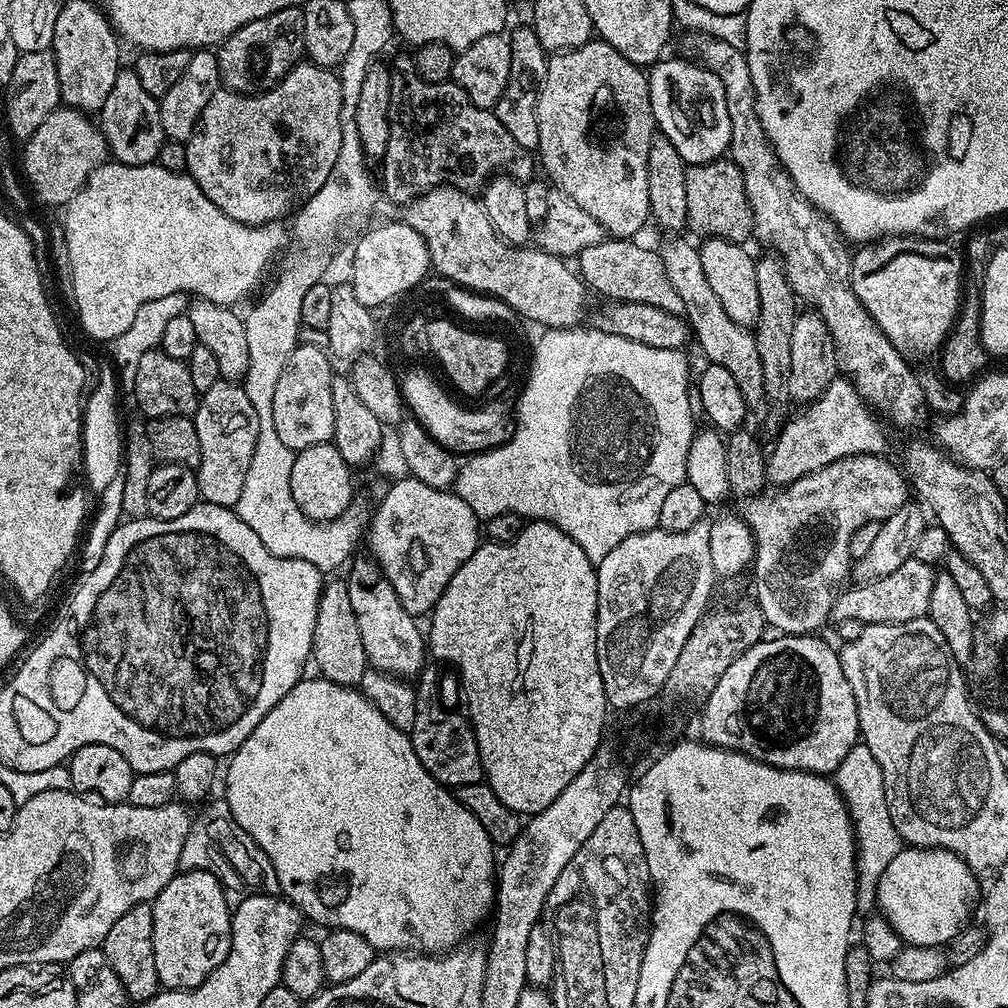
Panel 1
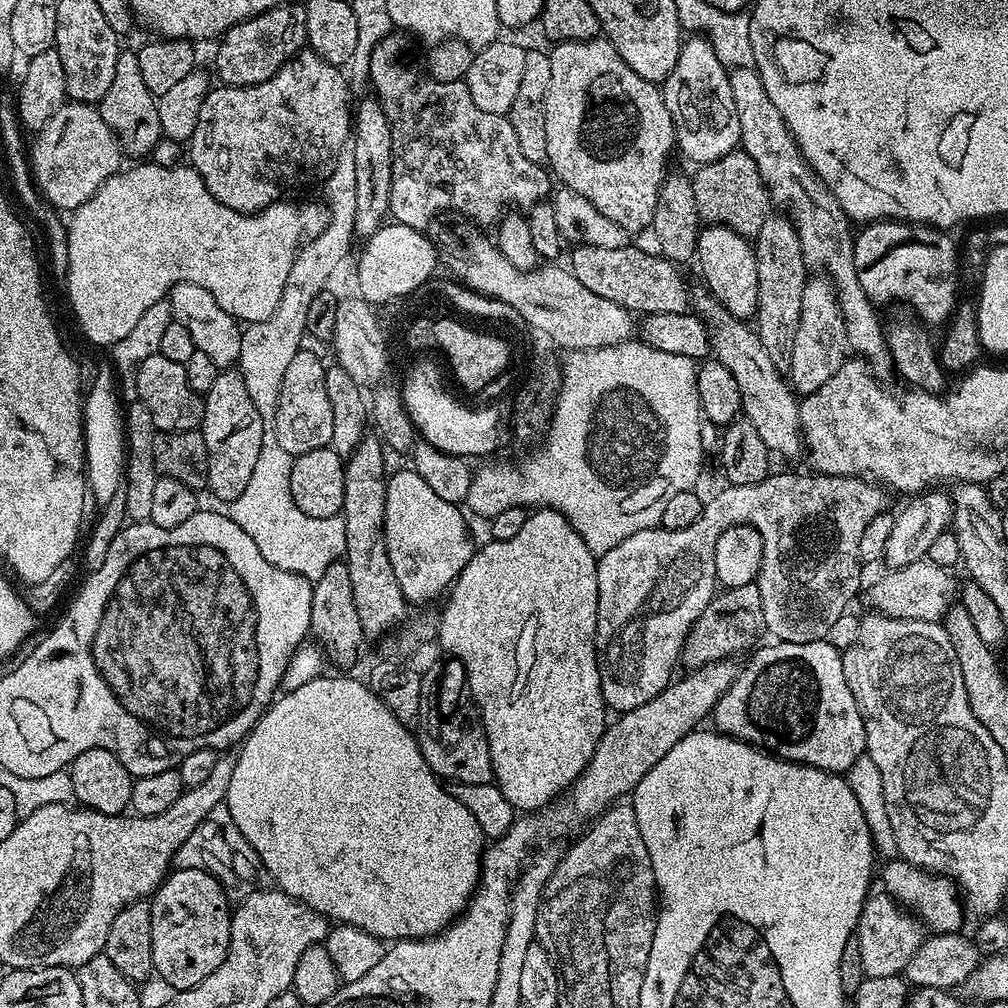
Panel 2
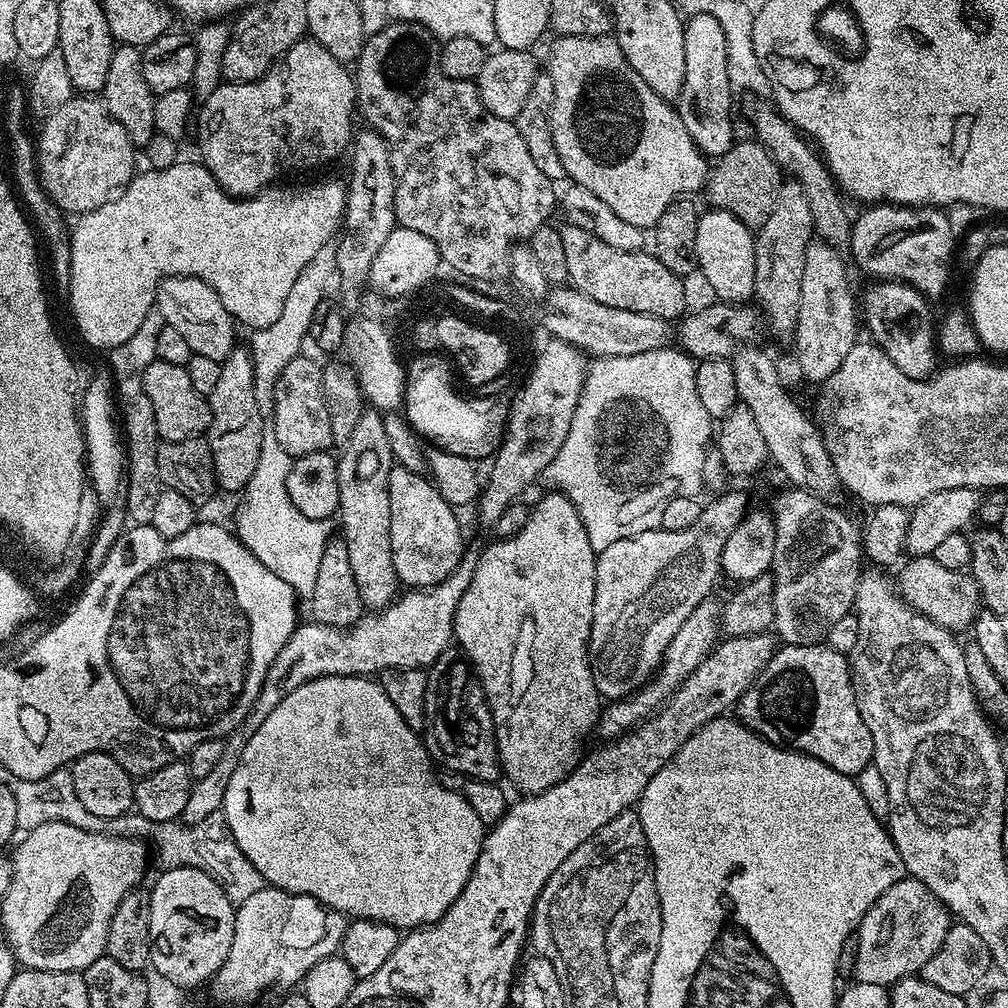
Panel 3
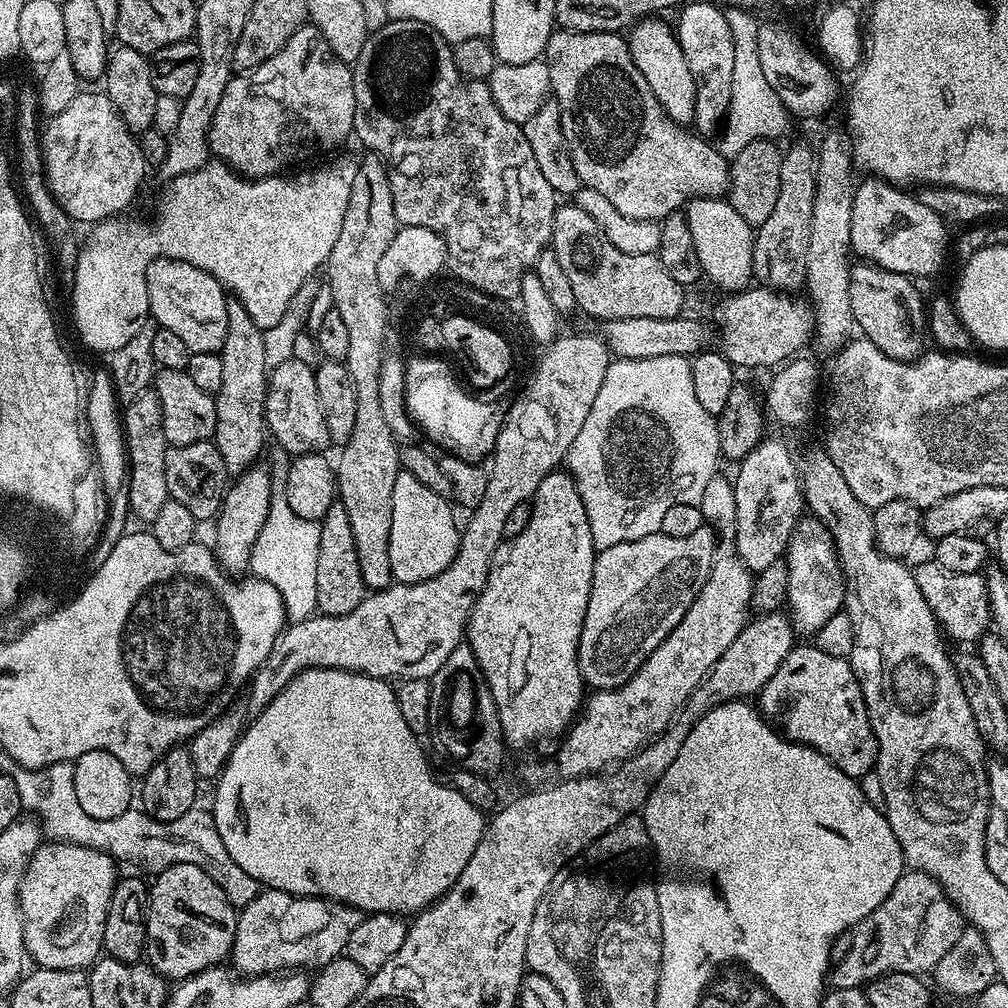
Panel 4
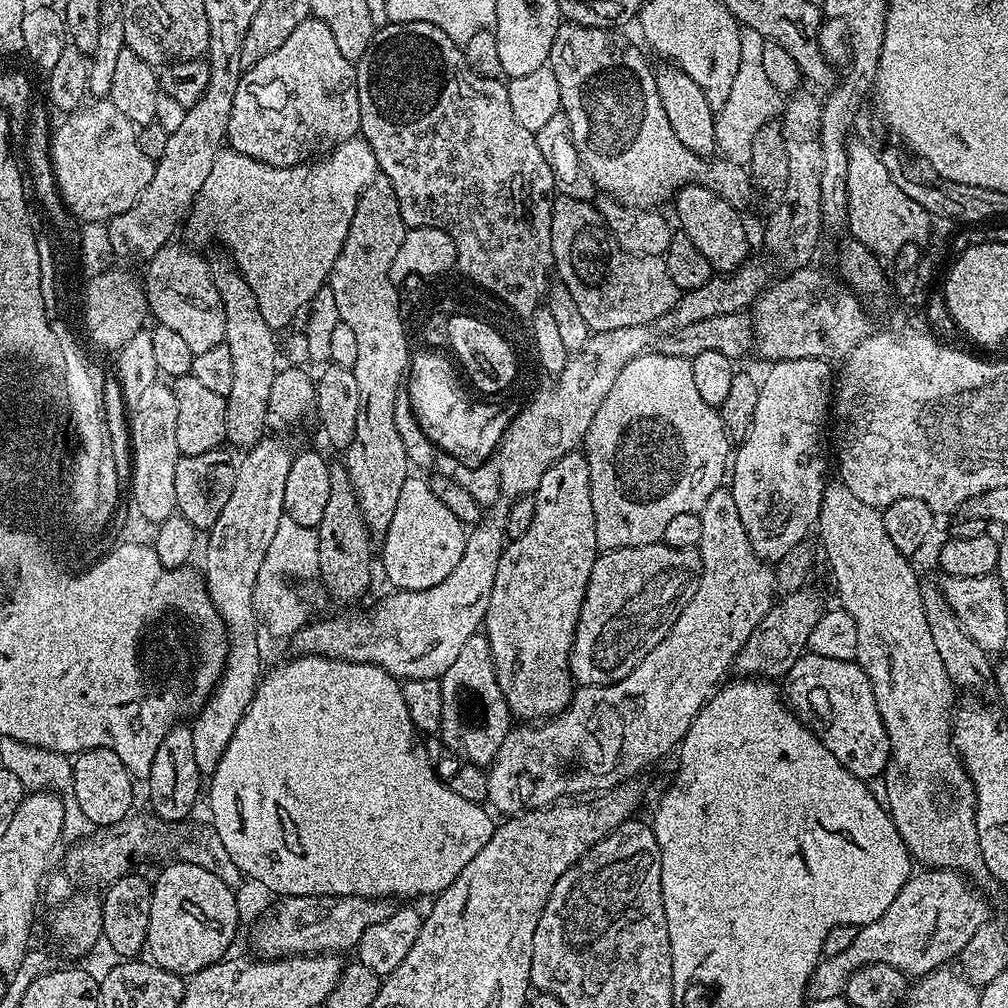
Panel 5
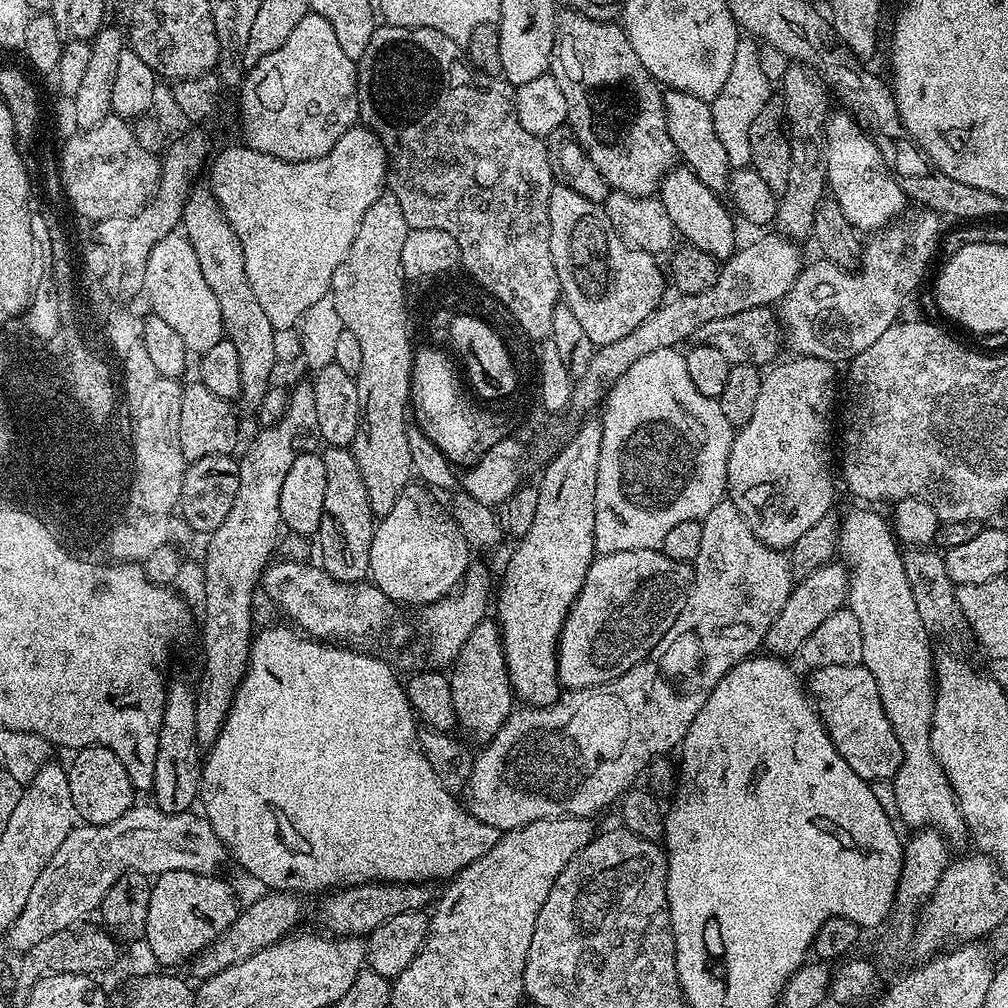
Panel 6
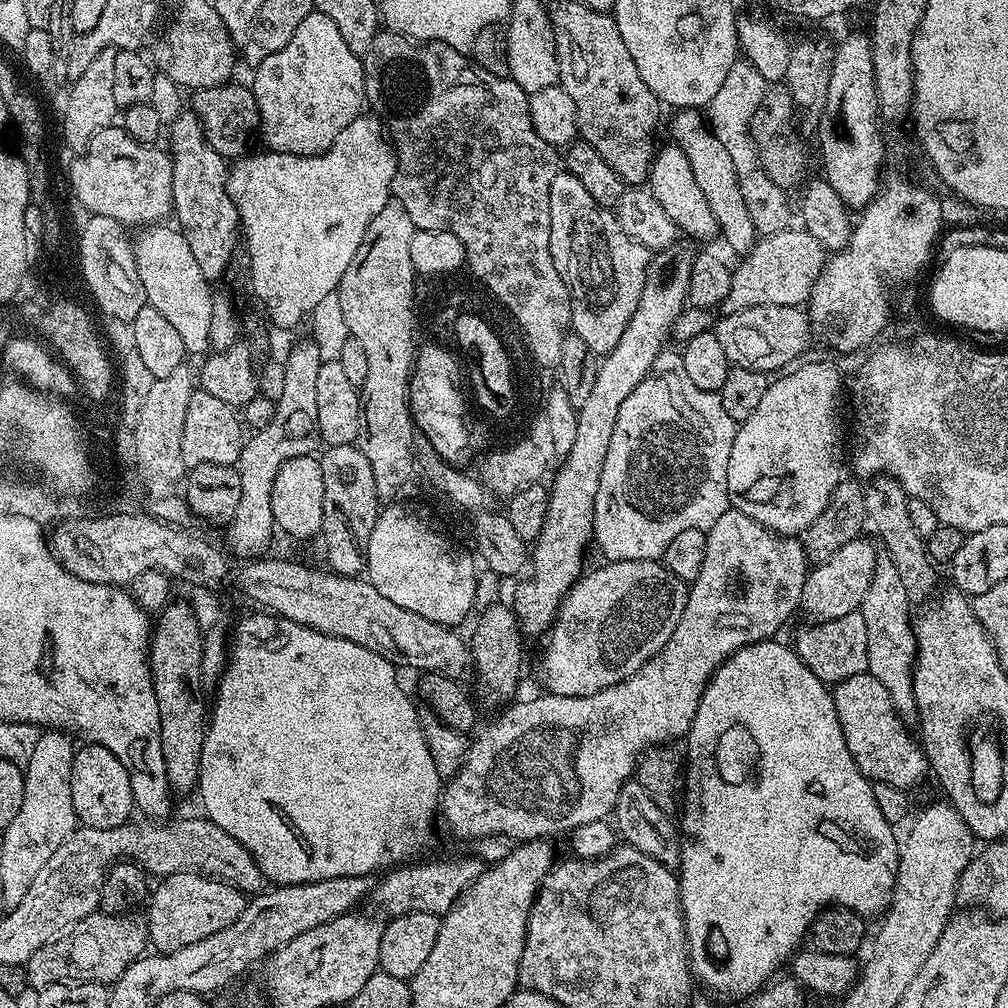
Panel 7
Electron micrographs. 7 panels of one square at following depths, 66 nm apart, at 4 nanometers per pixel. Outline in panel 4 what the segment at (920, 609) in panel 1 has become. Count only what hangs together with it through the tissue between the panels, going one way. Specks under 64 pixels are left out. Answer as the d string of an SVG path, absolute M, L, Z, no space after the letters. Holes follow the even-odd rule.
M933 562L915 565L914 575L918 590L922 590L922 598L926 598L936 623L949 637L952 635L956 640L976 642L989 631L992 624L992 611L988 587L980 572L954 574L954 570L945 570L944 567Z

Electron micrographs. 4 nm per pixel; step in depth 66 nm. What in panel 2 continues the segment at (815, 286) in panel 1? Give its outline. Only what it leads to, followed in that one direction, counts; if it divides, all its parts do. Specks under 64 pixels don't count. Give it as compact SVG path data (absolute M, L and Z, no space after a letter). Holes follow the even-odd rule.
M755 67L733 68L728 77L730 94L734 94L734 110L738 114L739 147L747 156L754 158L769 197L789 208L787 211L796 226L805 265L809 269L816 268L812 270L823 270L830 277L846 326L849 349L867 360L877 373L889 371L890 357L884 340L884 324L876 313L879 312L877 305L872 303L866 290L862 290L862 282L858 282L858 270L854 270L854 228L847 214L824 181L804 160L782 114L778 114L778 106L770 102L770 94L766 94L766 86L762 86L762 78Z

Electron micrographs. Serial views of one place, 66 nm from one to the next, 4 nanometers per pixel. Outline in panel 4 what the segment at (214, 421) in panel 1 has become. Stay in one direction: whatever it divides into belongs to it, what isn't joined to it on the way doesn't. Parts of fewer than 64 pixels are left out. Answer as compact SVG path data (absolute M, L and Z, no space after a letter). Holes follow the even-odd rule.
M235 298L226 306L226 342L220 347L222 358L222 390L214 393L216 398L216 435L214 443L222 462L230 474L239 474L253 467L264 448L266 425L264 403L268 393L269 366L266 362L264 333L246 314L246 306Z

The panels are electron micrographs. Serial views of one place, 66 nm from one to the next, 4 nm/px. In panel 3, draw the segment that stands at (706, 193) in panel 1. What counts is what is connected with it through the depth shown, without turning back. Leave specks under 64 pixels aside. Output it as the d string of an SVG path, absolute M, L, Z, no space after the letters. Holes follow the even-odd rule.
M752 138L747 139L741 144L740 141L733 143L730 151L711 165L706 193L708 192L712 208L726 210L748 228L758 230L764 225L766 218L770 218L774 202L778 202L782 170L760 143Z

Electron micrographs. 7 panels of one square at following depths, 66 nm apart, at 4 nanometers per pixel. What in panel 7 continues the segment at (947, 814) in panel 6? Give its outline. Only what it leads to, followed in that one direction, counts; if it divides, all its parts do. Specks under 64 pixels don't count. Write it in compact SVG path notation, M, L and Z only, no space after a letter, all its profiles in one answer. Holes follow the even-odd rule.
M886 558L877 559L874 578L870 578L870 590L866 590L866 598L862 598L858 610L862 614L862 622L866 622L868 671L874 678L878 678L878 682L882 682L882 686L886 686L886 694L890 694L890 702L894 702L901 717L911 717L916 710L912 685L912 667L916 665L916 636L912 633L914 612L908 603L906 589L898 578L898 570L894 570L894 566Z

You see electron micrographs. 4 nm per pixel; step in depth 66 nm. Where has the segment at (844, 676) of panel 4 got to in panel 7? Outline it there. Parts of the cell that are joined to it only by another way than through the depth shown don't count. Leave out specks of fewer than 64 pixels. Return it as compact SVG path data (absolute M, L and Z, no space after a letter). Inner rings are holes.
M871 672L841 680L835 685L834 699L846 746L865 778L908 790L911 784L923 778L924 772L926 776L929 766L923 747L914 739L913 733L912 736L908 733L904 725L907 723L897 712L894 702L890 702L890 694L886 694L886 686L882 686Z

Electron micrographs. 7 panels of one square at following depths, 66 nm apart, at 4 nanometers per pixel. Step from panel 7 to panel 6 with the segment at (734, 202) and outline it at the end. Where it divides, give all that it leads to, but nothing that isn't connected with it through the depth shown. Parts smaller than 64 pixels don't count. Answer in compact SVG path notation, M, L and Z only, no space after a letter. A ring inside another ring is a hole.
M668 90L664 92L664 113L670 138L674 142L679 159L702 182L702 186L710 186L717 194L728 187L728 178L732 163L726 158L726 149L718 139L718 130L714 130L714 114L709 101L694 98L689 92Z

